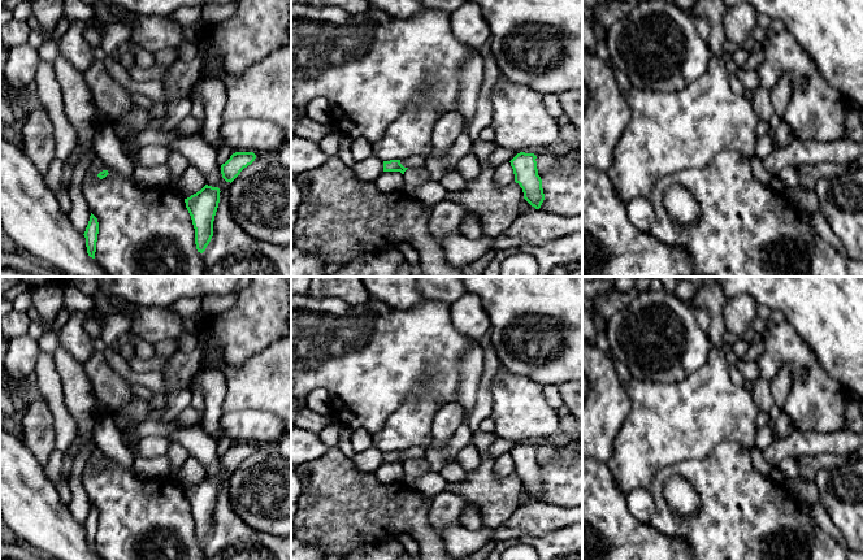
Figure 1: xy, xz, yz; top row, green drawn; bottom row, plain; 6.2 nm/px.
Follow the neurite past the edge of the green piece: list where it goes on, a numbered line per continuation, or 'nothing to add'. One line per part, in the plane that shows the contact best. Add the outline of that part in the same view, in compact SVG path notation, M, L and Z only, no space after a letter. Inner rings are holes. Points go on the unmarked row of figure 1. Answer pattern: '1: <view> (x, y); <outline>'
1: xz (412, 469); M422 457L419 460L407 460L403 465L403 482L412 490L415 489L415 481L430 472L428 461Z

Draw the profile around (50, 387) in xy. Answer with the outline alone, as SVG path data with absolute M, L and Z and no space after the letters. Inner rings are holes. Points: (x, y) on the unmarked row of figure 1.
M40 351L34 373L38 382L36 396L44 399L52 412L55 447L62 455L70 455L73 457L73 468L68 479L71 500L68 508L73 518L78 524L84 525L91 503L82 486L82 477L87 460L95 448L95 443L91 440L83 444L81 450L77 448L78 426L65 405L62 385L55 369L53 355Z

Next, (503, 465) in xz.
M506 453L493 460L494 474L498 478L504 478L515 473L513 460L511 453Z

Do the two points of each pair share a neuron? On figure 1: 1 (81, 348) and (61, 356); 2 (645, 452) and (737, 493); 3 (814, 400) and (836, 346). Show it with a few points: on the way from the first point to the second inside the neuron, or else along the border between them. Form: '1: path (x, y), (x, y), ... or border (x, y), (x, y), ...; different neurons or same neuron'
1: border (59, 344), (82, 364); different neurons
2: border (701, 458), (664, 465), (649, 485); different neurons
3: border (807, 346), (818, 363), (848, 391); different neurons

